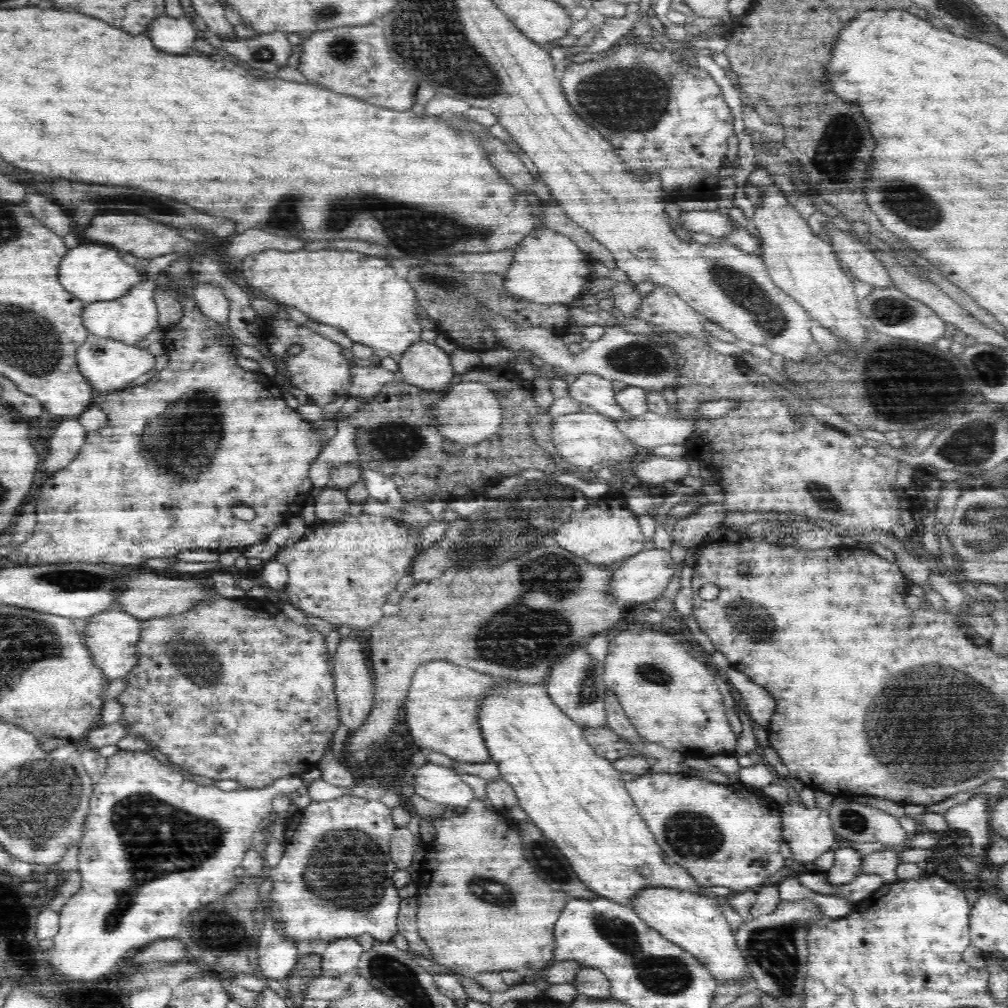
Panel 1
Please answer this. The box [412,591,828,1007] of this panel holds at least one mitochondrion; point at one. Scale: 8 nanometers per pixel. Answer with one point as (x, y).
(659, 973)

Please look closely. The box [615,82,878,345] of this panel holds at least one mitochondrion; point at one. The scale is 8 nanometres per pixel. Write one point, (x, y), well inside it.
(836, 157)

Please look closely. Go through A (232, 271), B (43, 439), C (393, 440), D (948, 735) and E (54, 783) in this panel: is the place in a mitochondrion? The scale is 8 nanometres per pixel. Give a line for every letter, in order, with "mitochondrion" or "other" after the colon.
A: other
B: other
C: mitochondrion
D: mitochondrion
E: mitochondrion

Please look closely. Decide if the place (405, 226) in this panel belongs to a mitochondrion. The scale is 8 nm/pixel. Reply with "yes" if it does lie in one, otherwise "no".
yes

